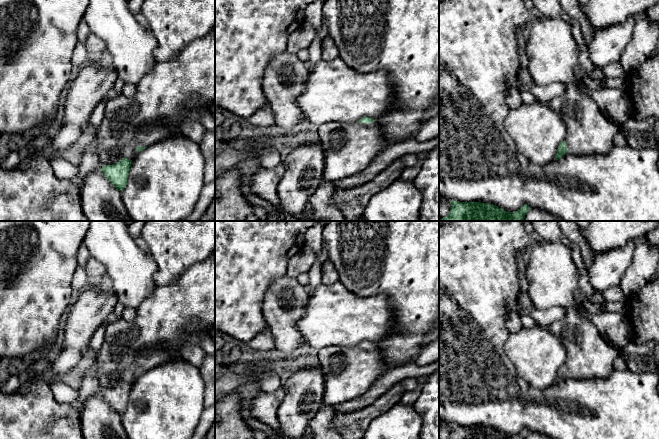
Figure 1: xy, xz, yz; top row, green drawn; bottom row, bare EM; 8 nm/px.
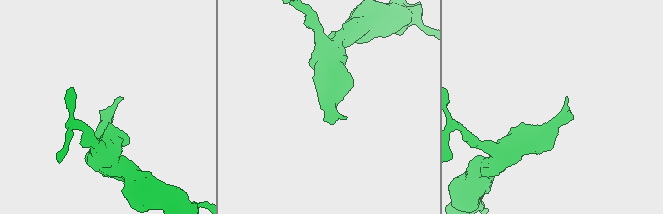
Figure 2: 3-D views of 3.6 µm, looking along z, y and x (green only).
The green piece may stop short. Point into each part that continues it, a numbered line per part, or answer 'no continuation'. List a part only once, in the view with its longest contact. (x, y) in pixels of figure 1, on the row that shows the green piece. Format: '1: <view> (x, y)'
1: xz (349, 148)

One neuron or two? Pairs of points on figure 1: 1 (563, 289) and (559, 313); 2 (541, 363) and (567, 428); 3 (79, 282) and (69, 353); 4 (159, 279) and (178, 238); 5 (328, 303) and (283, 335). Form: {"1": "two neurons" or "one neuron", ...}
{"1": "two neurons", "2": "two neurons", "3": "two neurons", "4": "one neuron", "5": "two neurons"}

